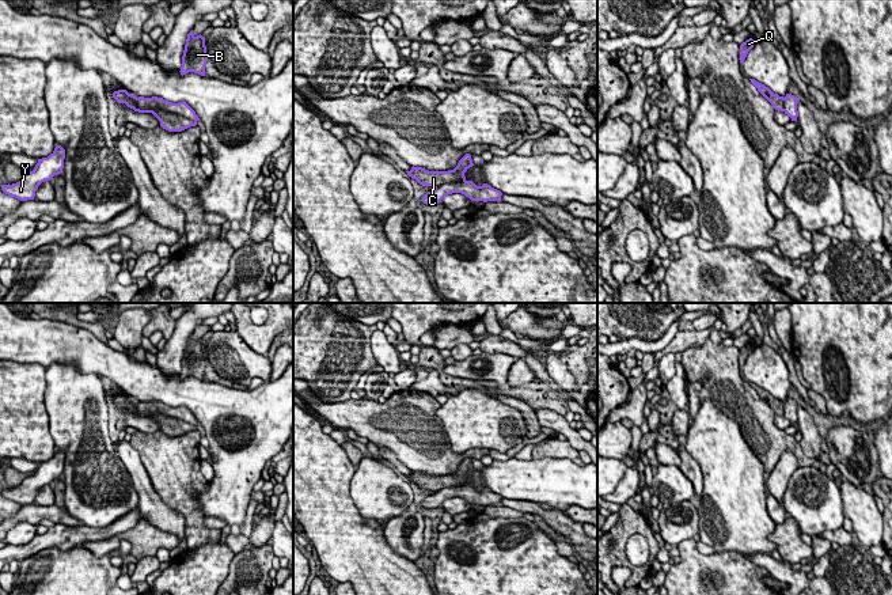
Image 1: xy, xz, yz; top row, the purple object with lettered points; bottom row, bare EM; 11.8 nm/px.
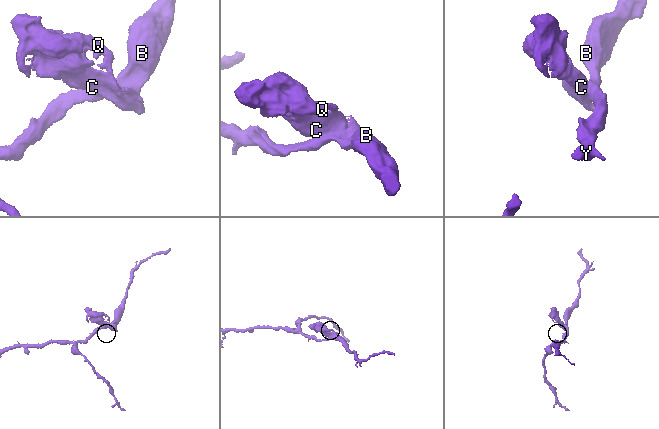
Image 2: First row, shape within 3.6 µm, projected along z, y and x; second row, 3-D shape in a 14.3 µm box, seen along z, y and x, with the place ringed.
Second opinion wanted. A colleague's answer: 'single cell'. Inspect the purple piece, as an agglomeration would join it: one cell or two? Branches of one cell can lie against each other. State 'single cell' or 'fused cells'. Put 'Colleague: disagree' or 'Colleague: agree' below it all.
fused cells
Colleague: disagree

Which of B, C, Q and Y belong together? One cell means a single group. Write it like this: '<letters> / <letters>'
B Y / C Q

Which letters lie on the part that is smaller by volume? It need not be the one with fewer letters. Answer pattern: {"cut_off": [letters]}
{"cut_off": ["C", "Q"]}

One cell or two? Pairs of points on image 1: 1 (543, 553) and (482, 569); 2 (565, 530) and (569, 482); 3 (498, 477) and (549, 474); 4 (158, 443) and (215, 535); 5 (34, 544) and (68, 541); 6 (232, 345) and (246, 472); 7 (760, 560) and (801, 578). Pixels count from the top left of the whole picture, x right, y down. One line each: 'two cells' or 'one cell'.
1: one cell
2: two cells
3: one cell
4: one cell
5: one cell
6: two cells
7: one cell

